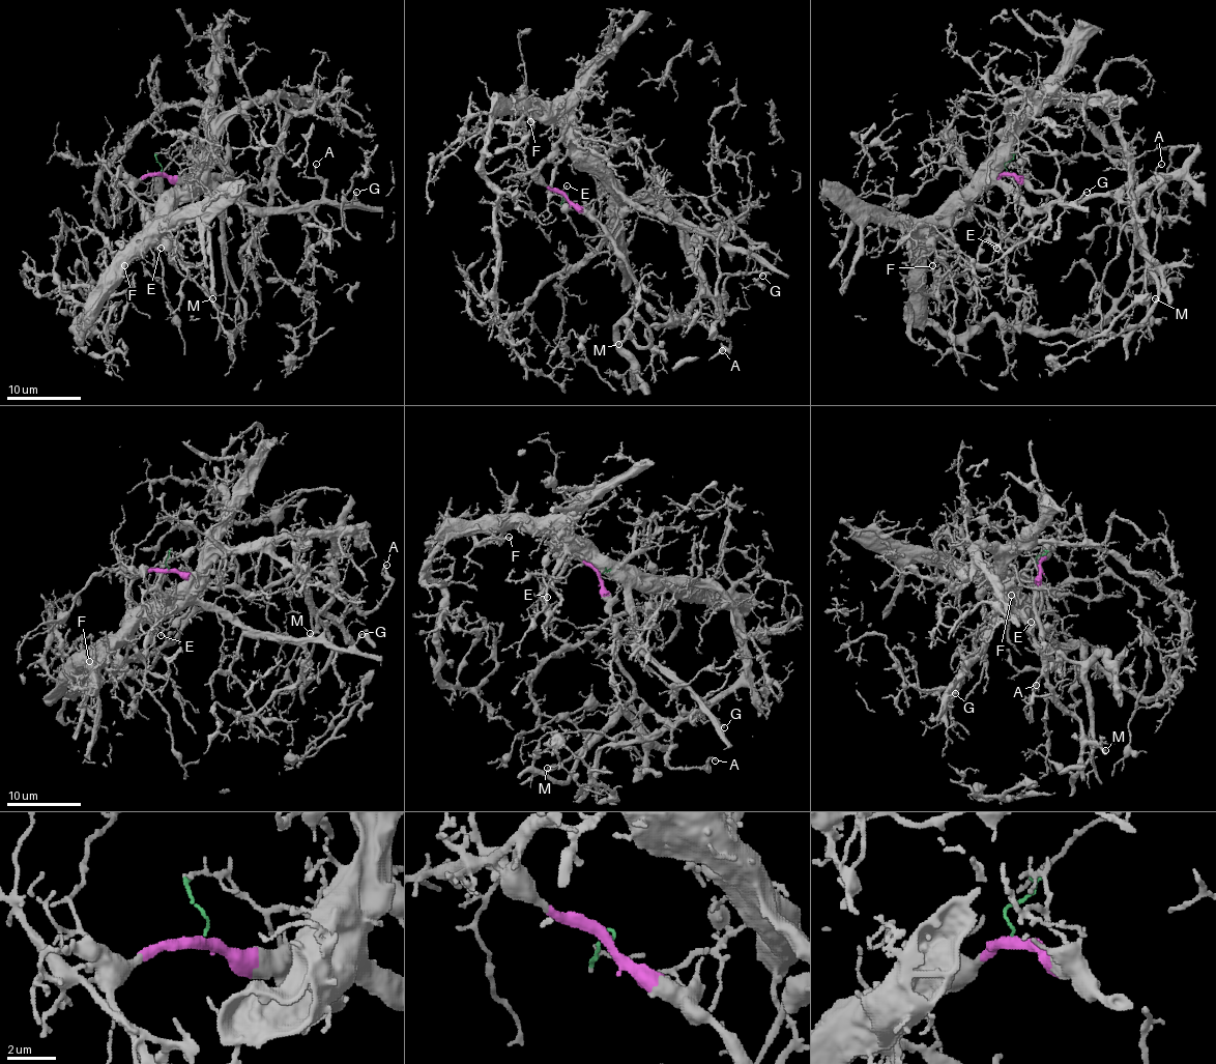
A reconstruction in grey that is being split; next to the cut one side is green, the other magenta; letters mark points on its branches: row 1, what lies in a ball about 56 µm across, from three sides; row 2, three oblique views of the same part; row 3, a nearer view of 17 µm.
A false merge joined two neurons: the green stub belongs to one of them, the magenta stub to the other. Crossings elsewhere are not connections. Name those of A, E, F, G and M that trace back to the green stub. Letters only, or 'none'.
A, F, G

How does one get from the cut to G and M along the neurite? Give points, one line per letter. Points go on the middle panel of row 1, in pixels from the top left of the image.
G: (568, 197), (561, 200), (575, 205), (589, 204), (615, 188), (650, 213), (746, 250), (757, 261), (762, 276)
M: (566, 197), (601, 226), (635, 285), (635, 304), (627, 318), (627, 329), (632, 335), (618, 344)

